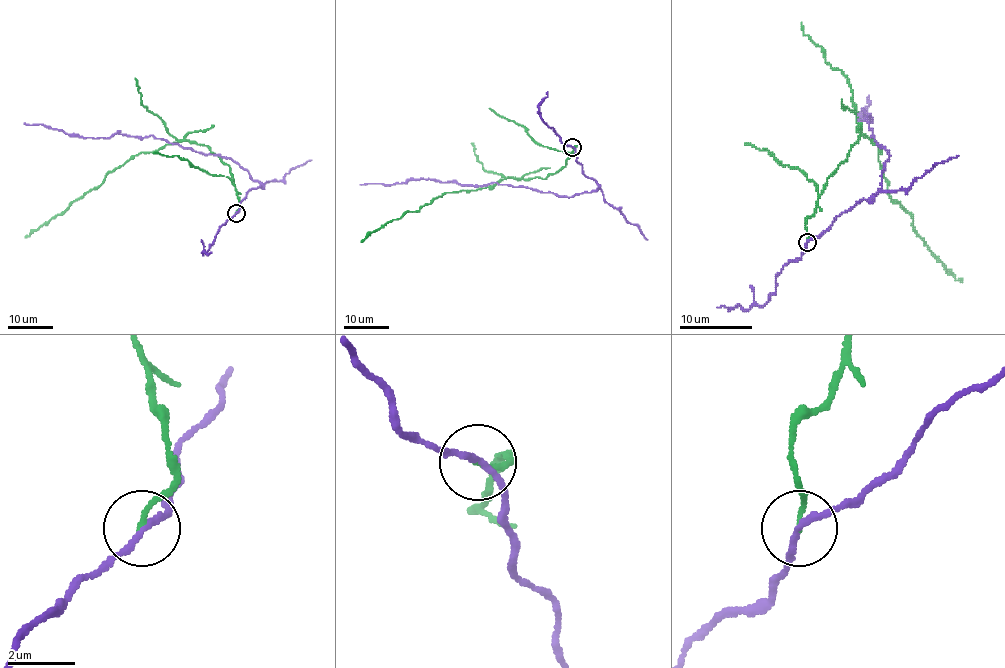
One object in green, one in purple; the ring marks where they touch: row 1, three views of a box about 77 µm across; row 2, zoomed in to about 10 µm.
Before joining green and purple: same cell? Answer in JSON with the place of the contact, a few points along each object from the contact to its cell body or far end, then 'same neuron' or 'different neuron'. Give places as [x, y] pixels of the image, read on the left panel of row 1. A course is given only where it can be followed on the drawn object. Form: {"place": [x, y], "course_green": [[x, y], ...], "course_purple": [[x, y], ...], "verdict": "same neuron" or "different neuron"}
{"place": [236, 213], "course_green": [[236, 213], [239, 200], [230, 168], [207, 146], [178, 141], [154, 152], [138, 153], [25, 237]], "course_purple": [[236, 213], [246, 193], [262, 184], [230, 159], [152, 135], [79, 137], [24, 123]], "verdict": "different neuron"}

